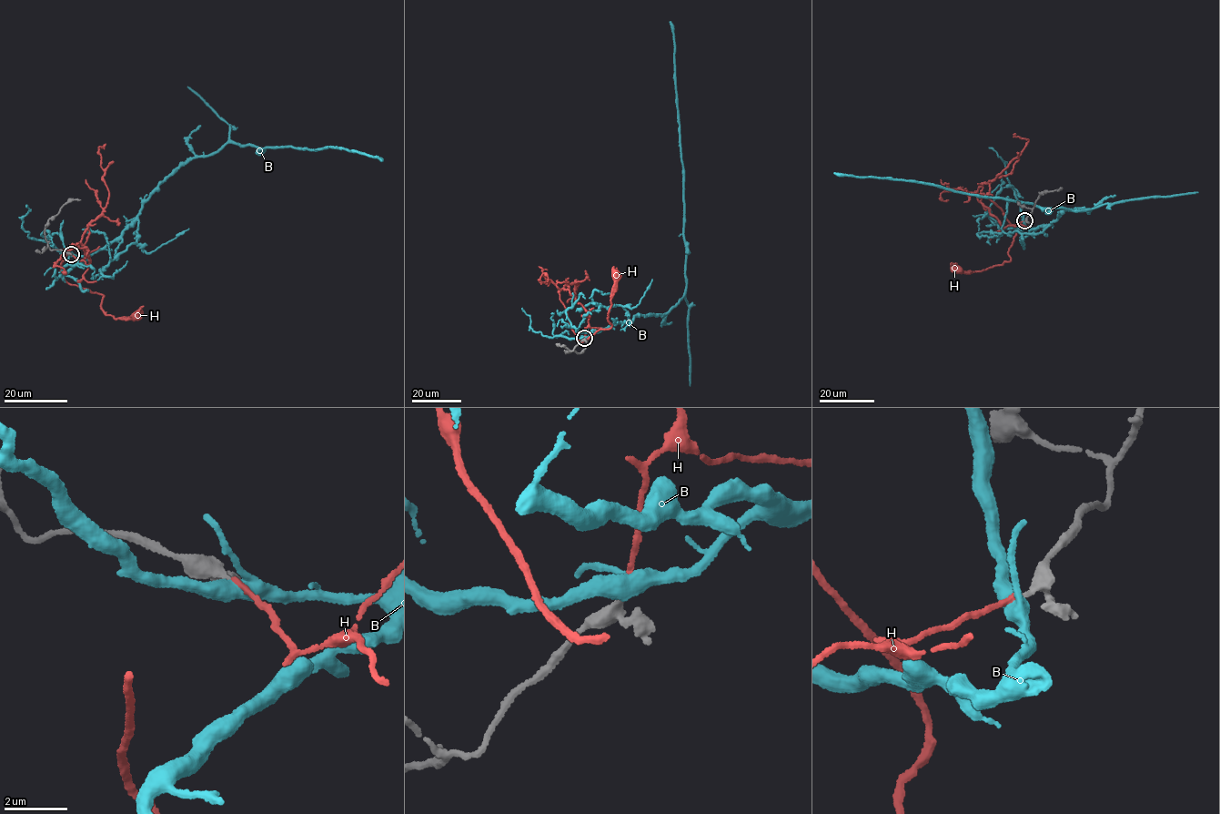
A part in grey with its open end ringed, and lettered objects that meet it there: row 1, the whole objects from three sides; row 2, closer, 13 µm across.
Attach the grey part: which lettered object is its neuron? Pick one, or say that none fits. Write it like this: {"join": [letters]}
{"join": ["H"]}

